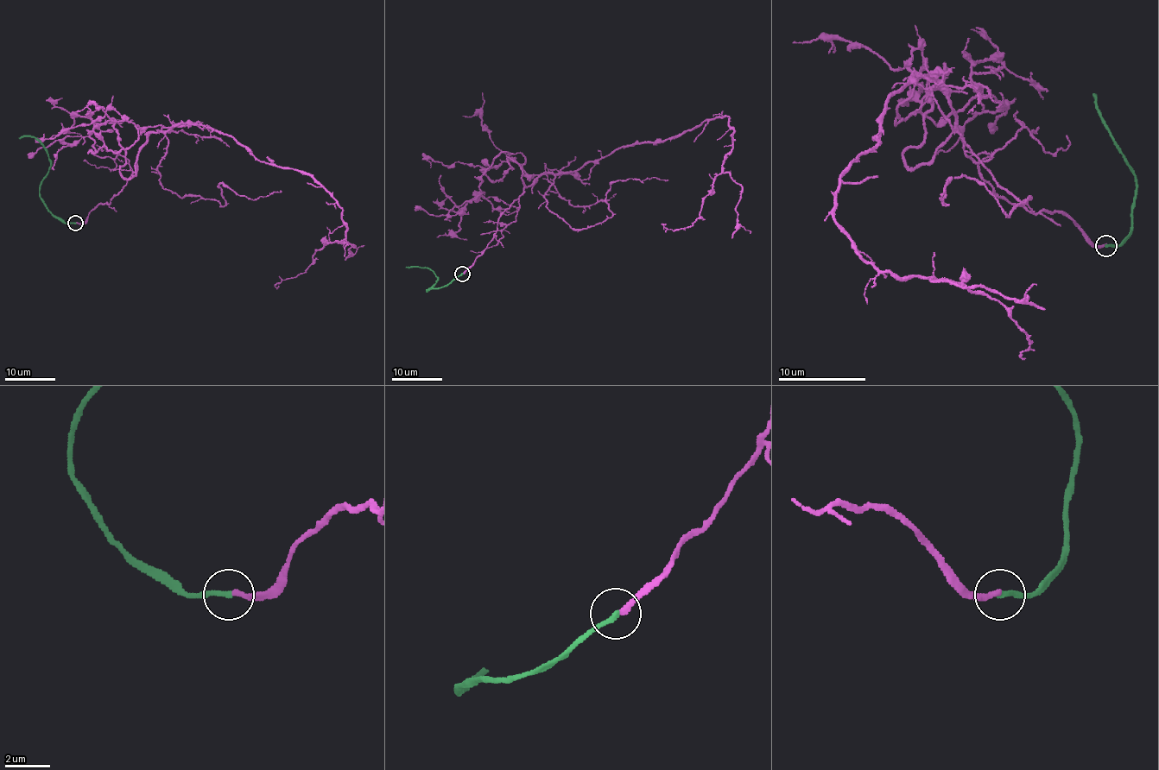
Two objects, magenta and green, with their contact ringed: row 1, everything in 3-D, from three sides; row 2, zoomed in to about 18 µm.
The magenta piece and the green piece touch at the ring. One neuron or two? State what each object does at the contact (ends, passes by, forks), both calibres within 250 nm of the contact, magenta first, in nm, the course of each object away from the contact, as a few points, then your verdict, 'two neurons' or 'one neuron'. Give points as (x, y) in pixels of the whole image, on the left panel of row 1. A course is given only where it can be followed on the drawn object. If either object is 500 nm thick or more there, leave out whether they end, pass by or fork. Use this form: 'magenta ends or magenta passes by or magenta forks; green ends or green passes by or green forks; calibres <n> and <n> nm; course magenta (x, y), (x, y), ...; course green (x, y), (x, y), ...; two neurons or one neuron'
magenta ends; green ends; calibres 220 and 240 nm; course magenta (75, 223), (122, 188), (149, 133), (200, 124), (261, 160), (307, 172), (342, 210), (346, 236), (278, 286); course green (75, 223), (64, 223), (55, 217), (40, 196), (40, 184), (50, 167), (47, 151), (34, 137), (18, 138); one neuron

